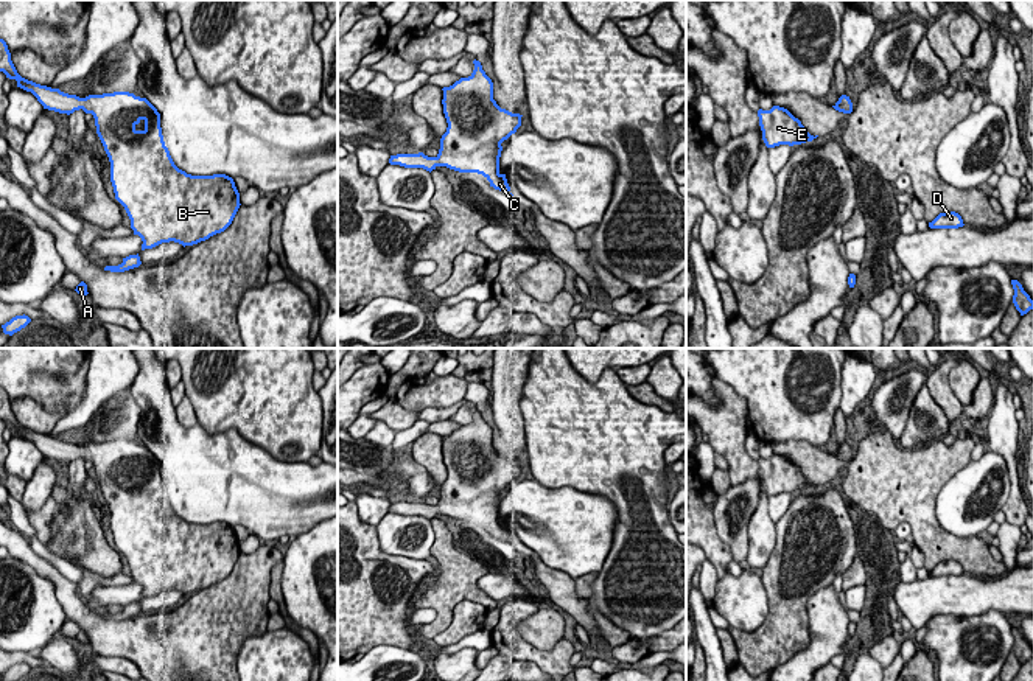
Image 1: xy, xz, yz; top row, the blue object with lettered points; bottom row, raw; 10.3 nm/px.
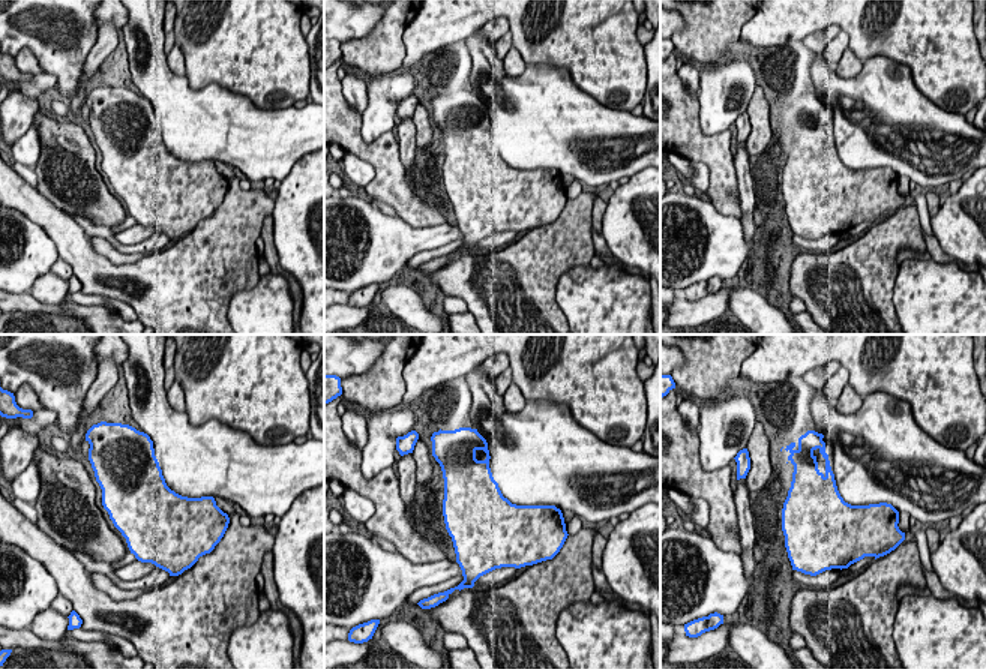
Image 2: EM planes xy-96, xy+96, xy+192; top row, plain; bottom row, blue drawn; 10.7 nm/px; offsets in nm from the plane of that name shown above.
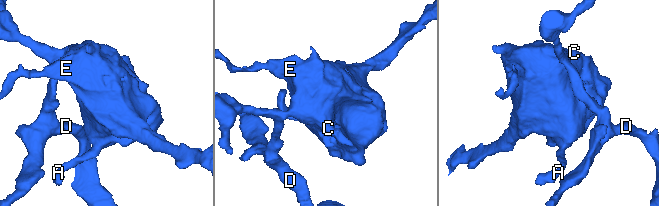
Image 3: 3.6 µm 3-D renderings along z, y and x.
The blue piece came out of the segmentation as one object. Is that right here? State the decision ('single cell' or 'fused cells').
single cell

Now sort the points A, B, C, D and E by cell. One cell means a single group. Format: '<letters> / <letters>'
A B C D E

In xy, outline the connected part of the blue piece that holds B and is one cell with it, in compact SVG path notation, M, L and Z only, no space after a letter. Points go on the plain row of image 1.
M0 387L0 420L6 426L16 428L17 435L31 440L44 457L67 463L82 457L86 462L93 463L96 482L110 510L110 530L115 547L124 555L134 583L142 586L142 599L170 589L184 595L193 594L224 580L232 572L241 554L233 527L226 522L191 524L179 518L165 494L160 462L146 446L129 440L79 446L28 429L17 421L3 387Z

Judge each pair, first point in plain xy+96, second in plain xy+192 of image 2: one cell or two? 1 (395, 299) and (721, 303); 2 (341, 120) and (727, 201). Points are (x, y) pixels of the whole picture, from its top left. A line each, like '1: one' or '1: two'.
1: two
2: one

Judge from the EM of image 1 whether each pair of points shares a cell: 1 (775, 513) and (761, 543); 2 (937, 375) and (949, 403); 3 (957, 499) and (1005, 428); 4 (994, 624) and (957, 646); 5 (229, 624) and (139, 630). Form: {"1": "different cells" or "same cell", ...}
{"1": "different cells", "2": "same cell", "3": "different cells", "4": "same cell", "5": "same cell"}

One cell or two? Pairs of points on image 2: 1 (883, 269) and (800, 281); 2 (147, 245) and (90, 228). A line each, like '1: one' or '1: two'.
1: one
2: one

